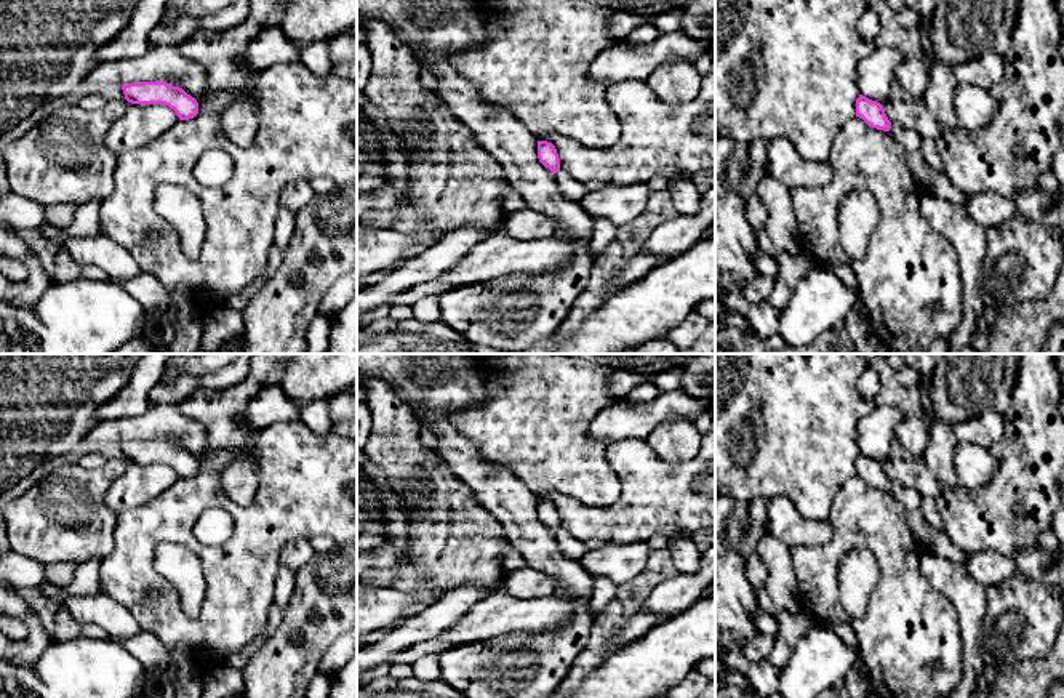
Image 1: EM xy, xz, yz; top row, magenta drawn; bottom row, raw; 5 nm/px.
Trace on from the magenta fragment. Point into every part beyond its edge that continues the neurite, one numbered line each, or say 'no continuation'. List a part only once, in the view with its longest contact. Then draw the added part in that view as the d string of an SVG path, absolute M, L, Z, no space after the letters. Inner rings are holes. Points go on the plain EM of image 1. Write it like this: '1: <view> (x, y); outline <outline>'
1: yz (933, 540); outline M891 482L888 491L904 506L910 535L923 551L954 562L963 564L966 560L968 554L949 540L946 530L934 528L926 522L923 517L923 496L917 490Z

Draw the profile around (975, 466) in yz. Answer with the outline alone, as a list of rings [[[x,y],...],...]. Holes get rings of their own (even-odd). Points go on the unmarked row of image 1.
[[[963,442],[957,443],[954,450],[954,471],[958,479],[958,485],[966,490],[979,490],[989,483],[997,474],[998,459],[976,443]]]

